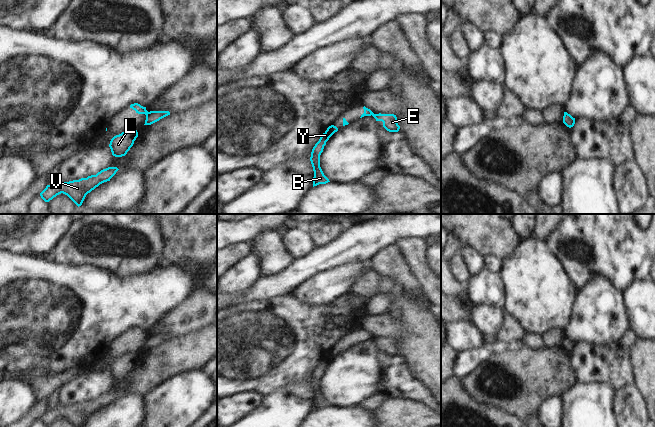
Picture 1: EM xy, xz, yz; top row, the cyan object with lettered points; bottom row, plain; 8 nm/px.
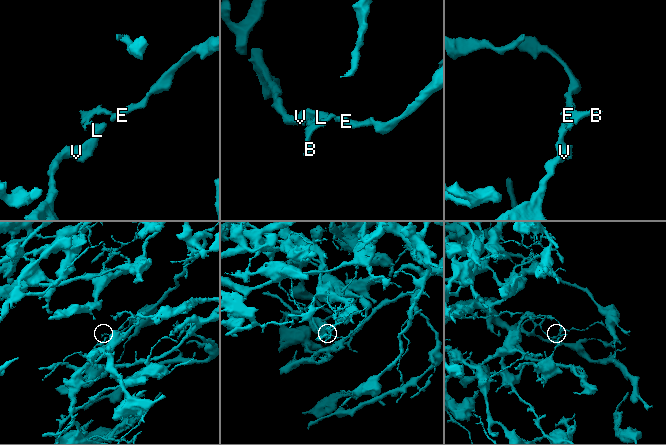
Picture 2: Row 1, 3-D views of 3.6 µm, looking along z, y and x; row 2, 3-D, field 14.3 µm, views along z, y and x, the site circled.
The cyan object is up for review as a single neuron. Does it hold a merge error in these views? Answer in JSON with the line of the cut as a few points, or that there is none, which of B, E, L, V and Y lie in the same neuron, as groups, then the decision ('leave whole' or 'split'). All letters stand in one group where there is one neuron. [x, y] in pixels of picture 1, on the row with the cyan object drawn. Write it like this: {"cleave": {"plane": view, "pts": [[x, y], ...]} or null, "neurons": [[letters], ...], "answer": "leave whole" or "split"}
{"cleave": {"plane": "xy", "pts": [[149, 112], [146, 116]]}, "neurons": [["B", "L", "V", "Y"], ["E"]], "answer": "split"}

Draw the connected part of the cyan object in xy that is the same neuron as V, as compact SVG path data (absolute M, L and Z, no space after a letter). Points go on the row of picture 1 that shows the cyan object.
M108 167L101 170L96 175L62 182L59 180L56 184L47 185L40 193L45 202L49 202L57 195L63 193L67 195L78 207L82 205L86 195L98 187L100 184L110 181L119 169L117 167Z

